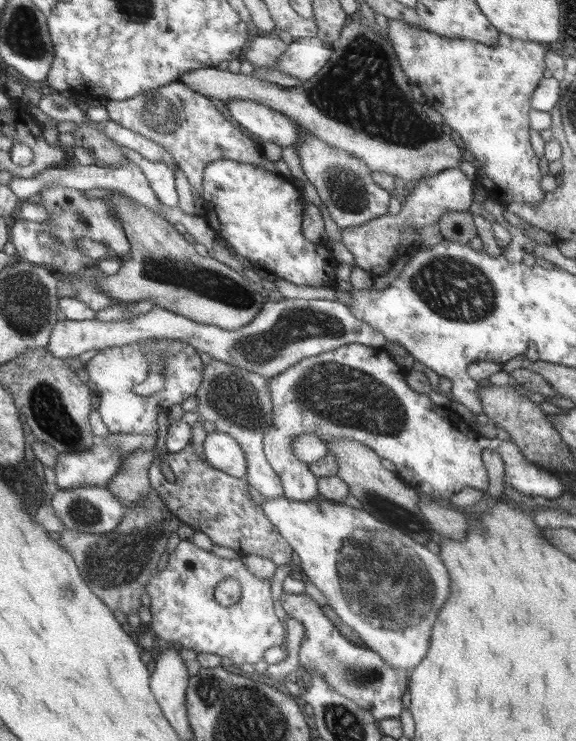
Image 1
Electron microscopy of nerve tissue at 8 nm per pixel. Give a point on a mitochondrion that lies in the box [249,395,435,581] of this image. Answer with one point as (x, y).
(375, 502)

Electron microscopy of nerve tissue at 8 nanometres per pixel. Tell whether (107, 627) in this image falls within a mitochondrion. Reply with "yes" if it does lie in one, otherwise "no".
no

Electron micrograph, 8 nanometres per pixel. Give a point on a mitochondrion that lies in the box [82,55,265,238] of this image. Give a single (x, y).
(164, 116)

